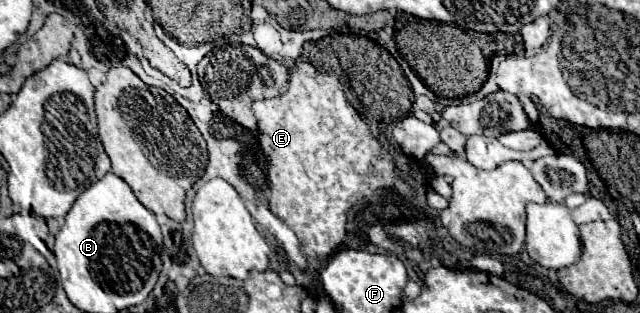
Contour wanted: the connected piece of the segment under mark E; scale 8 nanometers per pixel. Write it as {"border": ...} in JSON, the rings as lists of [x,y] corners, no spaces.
{"border":[[[301,60],[291,68],[289,90],[283,96],[253,102],[253,112],[258,122],[259,144],[271,162],[267,172],[271,182],[269,210],[295,232],[307,258],[323,260],[337,252],[345,239],[347,210],[353,204],[361,202],[367,194],[387,186],[393,186],[405,196],[413,194],[411,186],[397,176],[393,158],[389,154],[383,154],[367,124],[359,118],[355,108],[347,104],[341,82],[335,76],[317,72],[307,60]]]}

